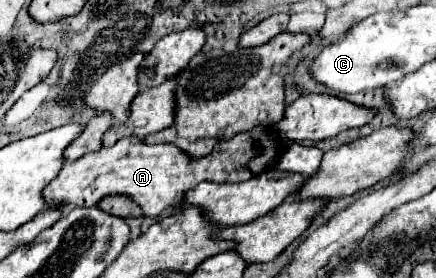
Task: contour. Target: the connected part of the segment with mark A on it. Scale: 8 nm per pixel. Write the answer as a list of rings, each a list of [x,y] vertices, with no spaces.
[[[266,129],[238,133],[230,141],[216,143],[214,151],[202,159],[186,157],[174,145],[146,145],[142,139],[122,137],[108,149],[86,153],[84,157],[66,163],[58,177],[44,187],[44,201],[48,207],[94,207],[108,195],[132,197],[148,217],[158,217],[164,209],[176,207],[184,191],[194,189],[202,181],[212,183],[238,183],[266,171],[280,155],[278,143]]]

